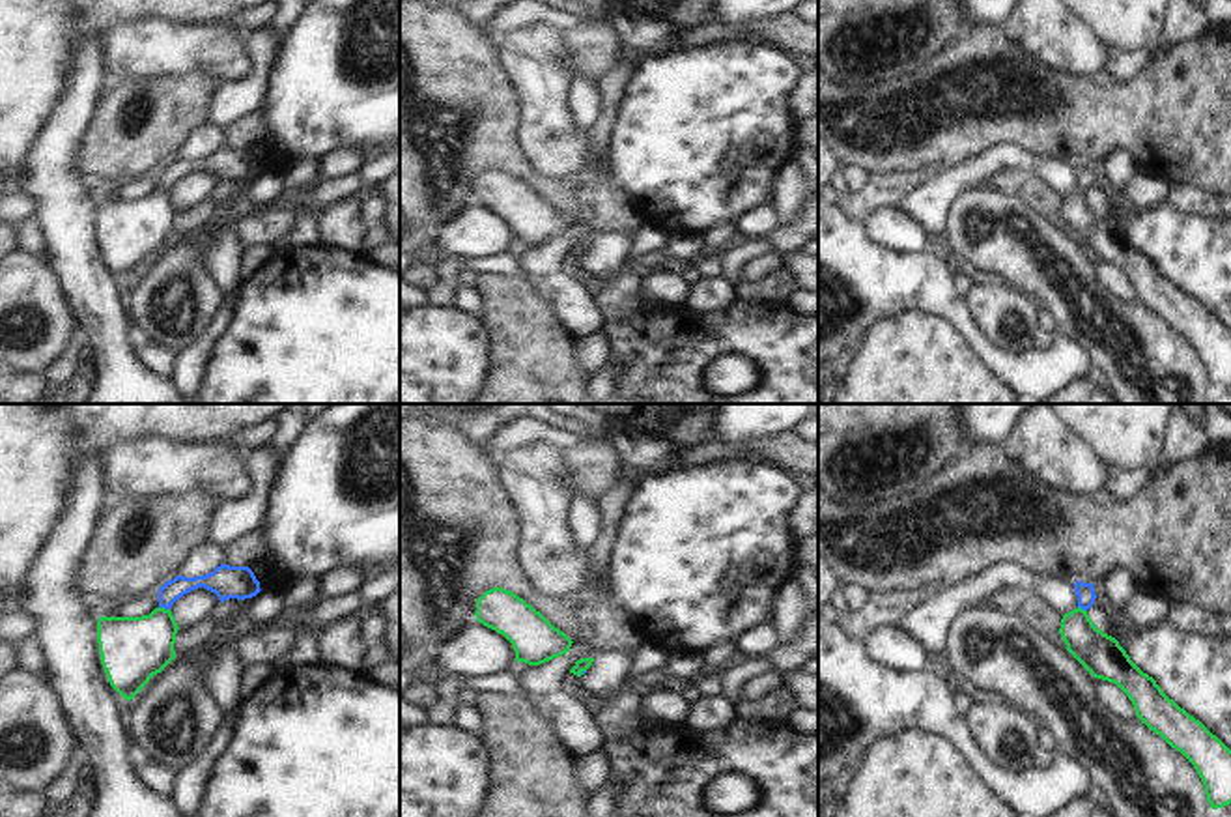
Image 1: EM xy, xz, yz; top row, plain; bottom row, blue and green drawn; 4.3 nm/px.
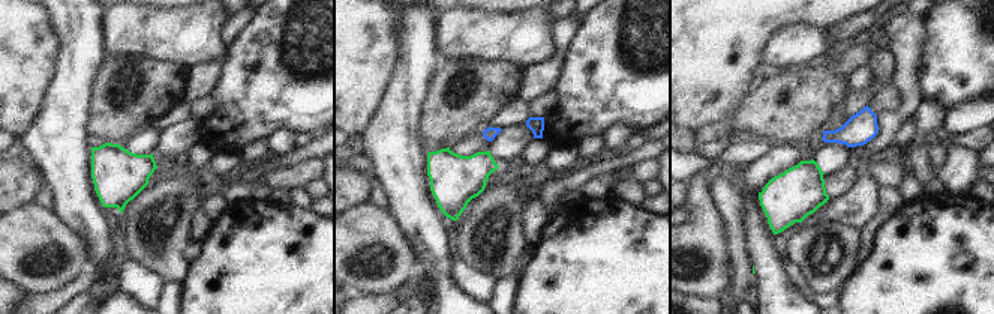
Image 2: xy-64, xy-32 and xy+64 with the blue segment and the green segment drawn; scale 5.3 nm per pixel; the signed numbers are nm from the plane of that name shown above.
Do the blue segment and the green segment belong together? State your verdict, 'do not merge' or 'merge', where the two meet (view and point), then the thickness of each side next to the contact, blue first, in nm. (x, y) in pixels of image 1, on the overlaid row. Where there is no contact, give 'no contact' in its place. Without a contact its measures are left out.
merge; contact xy (165, 608); calibres 90 and 280 nm

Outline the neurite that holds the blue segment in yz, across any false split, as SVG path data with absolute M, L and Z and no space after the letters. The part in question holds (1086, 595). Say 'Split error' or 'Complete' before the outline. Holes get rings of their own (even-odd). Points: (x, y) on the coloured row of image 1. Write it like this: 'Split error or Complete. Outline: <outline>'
Split error. Outline: M1076 581L1078 608L1065 613L1059 634L1067 651L1095 677L1117 684L1132 701L1136 716L1197 770L1212 810L1231 804L1231 750L1199 720L1169 699L1119 645L1087 615L1095 604L1093 583Z

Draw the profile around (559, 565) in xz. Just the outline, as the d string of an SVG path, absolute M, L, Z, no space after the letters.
M534 443L504 456L504 480L523 514L521 559L547 596L573 596L596 583L596 559L570 520L573 482L560 449Z

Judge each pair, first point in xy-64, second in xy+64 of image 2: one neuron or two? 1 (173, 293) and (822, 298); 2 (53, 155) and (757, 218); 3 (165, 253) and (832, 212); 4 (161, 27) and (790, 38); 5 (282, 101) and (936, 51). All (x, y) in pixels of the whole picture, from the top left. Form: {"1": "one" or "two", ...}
{"1": "one", "2": "one", "3": "two", "4": "one", "5": "one"}

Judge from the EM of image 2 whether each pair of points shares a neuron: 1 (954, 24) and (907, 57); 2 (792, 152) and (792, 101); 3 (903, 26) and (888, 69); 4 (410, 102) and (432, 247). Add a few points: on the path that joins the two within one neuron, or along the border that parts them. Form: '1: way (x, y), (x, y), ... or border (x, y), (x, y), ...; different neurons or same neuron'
1: border (922, 15), (925, 38), (919, 56), (918, 81); different neurons
2: border (787, 140), (778, 144); different neurons
3: border (885, 47), (894, 56), (892, 81); different neurons
4: way (408, 138), (408, 191), (417, 211); same neuron

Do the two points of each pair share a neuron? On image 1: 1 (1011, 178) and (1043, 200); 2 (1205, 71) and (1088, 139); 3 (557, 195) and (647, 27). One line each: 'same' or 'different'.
1: same
2: same
3: different

